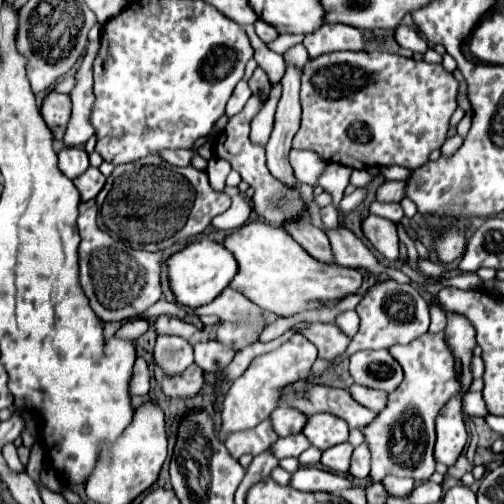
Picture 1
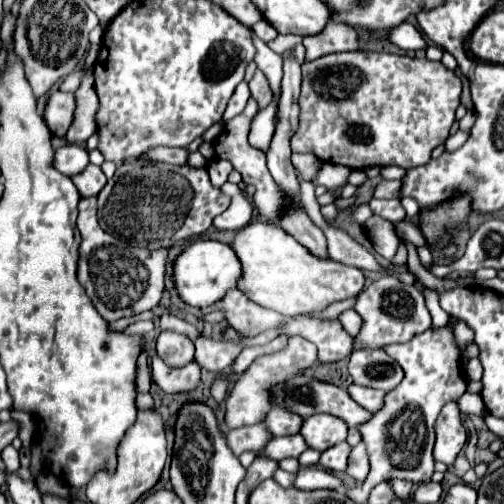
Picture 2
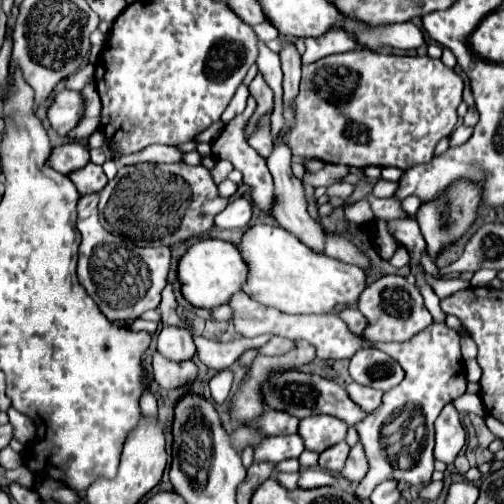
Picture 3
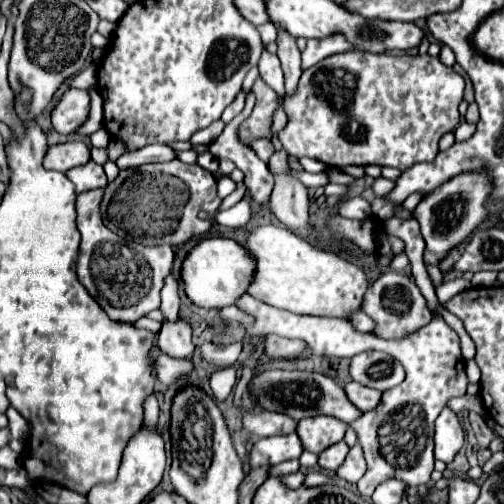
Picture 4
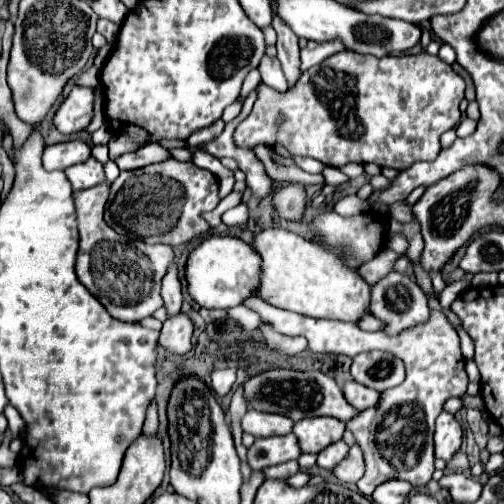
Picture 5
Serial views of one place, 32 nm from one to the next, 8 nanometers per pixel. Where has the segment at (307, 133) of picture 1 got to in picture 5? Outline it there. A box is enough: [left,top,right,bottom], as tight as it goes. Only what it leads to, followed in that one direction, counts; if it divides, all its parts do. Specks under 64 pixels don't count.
[234,50,464,170]

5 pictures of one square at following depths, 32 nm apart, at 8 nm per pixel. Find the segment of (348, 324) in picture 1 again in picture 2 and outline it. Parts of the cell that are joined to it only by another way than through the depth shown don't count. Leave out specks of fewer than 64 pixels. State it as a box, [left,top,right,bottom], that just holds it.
[338,308,362,336]

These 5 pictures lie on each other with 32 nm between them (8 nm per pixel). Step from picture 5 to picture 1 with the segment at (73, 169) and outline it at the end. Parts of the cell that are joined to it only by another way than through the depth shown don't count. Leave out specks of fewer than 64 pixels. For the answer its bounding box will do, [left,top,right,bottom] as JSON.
[74,166,106,200]

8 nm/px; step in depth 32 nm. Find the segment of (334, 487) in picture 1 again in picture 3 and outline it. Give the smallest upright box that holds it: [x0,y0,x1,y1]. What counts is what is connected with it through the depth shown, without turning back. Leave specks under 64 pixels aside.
[300,468,336,488]

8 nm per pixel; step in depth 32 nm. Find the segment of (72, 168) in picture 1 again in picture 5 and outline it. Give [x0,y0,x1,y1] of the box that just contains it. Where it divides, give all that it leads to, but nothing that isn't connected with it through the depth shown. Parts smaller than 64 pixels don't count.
[42,140,90,170]

